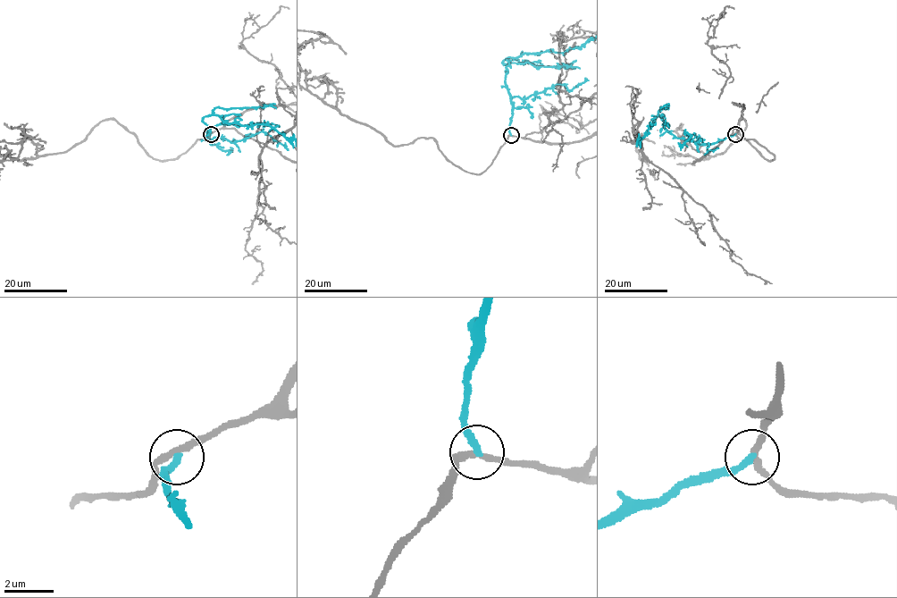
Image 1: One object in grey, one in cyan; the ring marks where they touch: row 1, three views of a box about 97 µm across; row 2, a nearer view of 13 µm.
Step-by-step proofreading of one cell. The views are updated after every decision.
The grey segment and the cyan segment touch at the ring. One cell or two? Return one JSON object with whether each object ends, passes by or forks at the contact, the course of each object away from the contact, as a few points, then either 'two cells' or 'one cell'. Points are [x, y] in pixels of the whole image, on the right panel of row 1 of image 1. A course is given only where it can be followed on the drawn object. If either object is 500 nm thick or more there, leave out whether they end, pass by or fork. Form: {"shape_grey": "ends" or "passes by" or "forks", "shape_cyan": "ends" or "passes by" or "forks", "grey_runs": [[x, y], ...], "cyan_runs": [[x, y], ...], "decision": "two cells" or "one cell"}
{"shape_grey": "passes by", "shape_cyan": "ends", "cyan_runs": [[735, 134], [715, 143], [686, 141], [665, 128], [658, 115], [638, 140], [637, 151]], "decision": "two cells"}

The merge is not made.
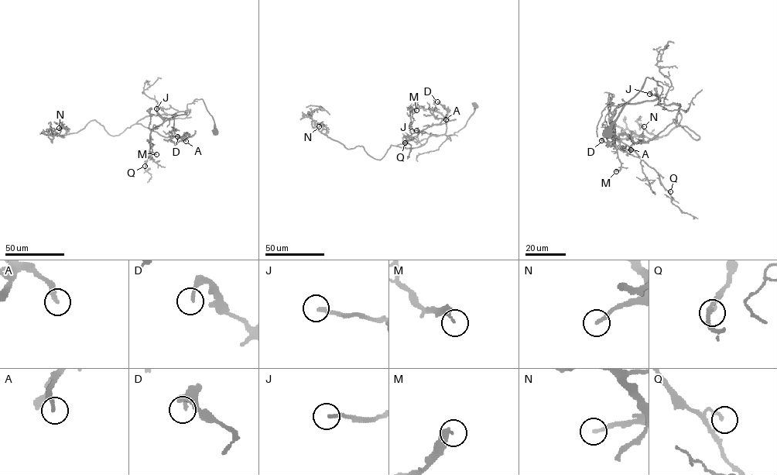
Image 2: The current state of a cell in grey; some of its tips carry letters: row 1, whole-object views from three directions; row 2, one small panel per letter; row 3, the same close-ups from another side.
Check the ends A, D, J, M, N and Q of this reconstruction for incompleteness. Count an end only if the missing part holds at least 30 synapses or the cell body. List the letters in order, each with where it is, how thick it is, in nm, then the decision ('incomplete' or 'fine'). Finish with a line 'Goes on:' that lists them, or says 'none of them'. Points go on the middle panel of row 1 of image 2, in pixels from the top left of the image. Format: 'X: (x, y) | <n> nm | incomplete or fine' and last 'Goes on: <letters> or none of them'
A: (446, 119) | 240 nm | fine
D: (437, 101) | 160 nm | fine
J: (416, 130) | 200 nm | incomplete
M: (416, 110) | 340 nm | fine
N: (319, 126) | 190 nm | incomplete
Q: (405, 142) | 110 nm | fine
Goes on: J, N

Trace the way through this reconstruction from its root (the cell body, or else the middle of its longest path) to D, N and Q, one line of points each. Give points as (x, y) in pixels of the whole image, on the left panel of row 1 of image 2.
D: (214, 132), (202, 98), (184, 111), (150, 115), (137, 122), (166, 137), (187, 132), (177, 136)
N: (214, 132), (202, 98), (184, 111), (145, 116), (118, 135), (94, 120), (74, 132), (59, 128)
Q: (214, 132), (203, 100), (195, 98), (185, 115), (151, 132), (152, 155), (145, 166)

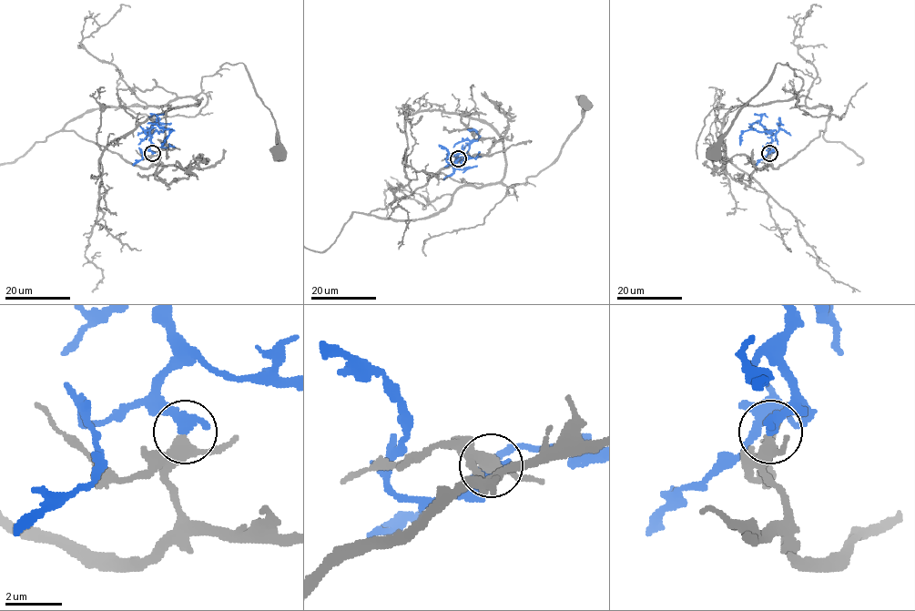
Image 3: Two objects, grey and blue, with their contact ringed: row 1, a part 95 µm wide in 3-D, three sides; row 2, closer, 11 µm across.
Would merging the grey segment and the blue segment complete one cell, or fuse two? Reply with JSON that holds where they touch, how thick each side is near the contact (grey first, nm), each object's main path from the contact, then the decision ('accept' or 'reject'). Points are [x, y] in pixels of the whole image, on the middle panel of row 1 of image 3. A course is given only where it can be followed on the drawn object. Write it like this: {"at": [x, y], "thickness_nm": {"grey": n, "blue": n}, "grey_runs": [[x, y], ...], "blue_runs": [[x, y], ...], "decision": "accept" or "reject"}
{"at": [458, 158], "thickness_nm": {"grey": 360, "blue": 380}, "grey_runs": [[458, 159], [370, 215], [426, 218], [462, 186], [523, 184], [556, 159], [584, 102]], "blue_runs": [[459, 159], [464, 157], [469, 145], [477, 138], [474, 129], [468, 128]], "decision": "accept"}

